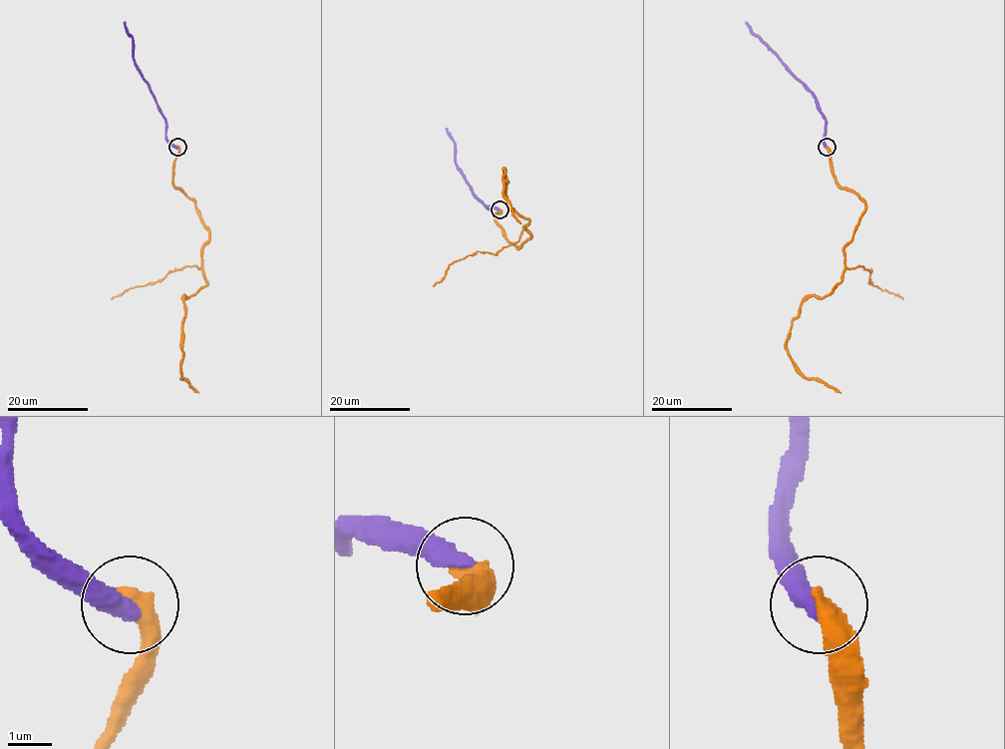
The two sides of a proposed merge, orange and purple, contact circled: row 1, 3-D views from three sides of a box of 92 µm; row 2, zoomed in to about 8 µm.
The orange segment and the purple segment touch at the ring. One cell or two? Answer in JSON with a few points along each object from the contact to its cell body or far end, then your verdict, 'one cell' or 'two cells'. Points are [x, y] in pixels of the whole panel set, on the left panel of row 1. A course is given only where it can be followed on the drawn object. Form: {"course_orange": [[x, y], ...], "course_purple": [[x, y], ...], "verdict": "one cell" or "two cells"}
{"course_orange": [[176, 147], [172, 185], [209, 232], [207, 282], [183, 296], [180, 342], [180, 377], [199, 393]], "course_purple": [[176, 147], [167, 139], [166, 118], [135, 63], [134, 40], [126, 30], [125, 21]], "verdict": "one cell"}

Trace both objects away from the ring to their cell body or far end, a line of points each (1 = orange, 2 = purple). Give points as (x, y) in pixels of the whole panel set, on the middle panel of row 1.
1: (499, 209), (495, 222), (517, 247), (531, 236), (529, 222), (506, 197), (502, 170), (504, 199), (521, 223)
2: (499, 209), (488, 207), (476, 195), (457, 167), (456, 145), (447, 128)

